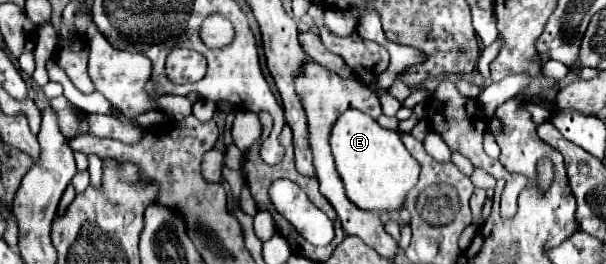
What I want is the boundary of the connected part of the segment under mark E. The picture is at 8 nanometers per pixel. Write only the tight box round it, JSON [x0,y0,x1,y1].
[329,110,419,214]

